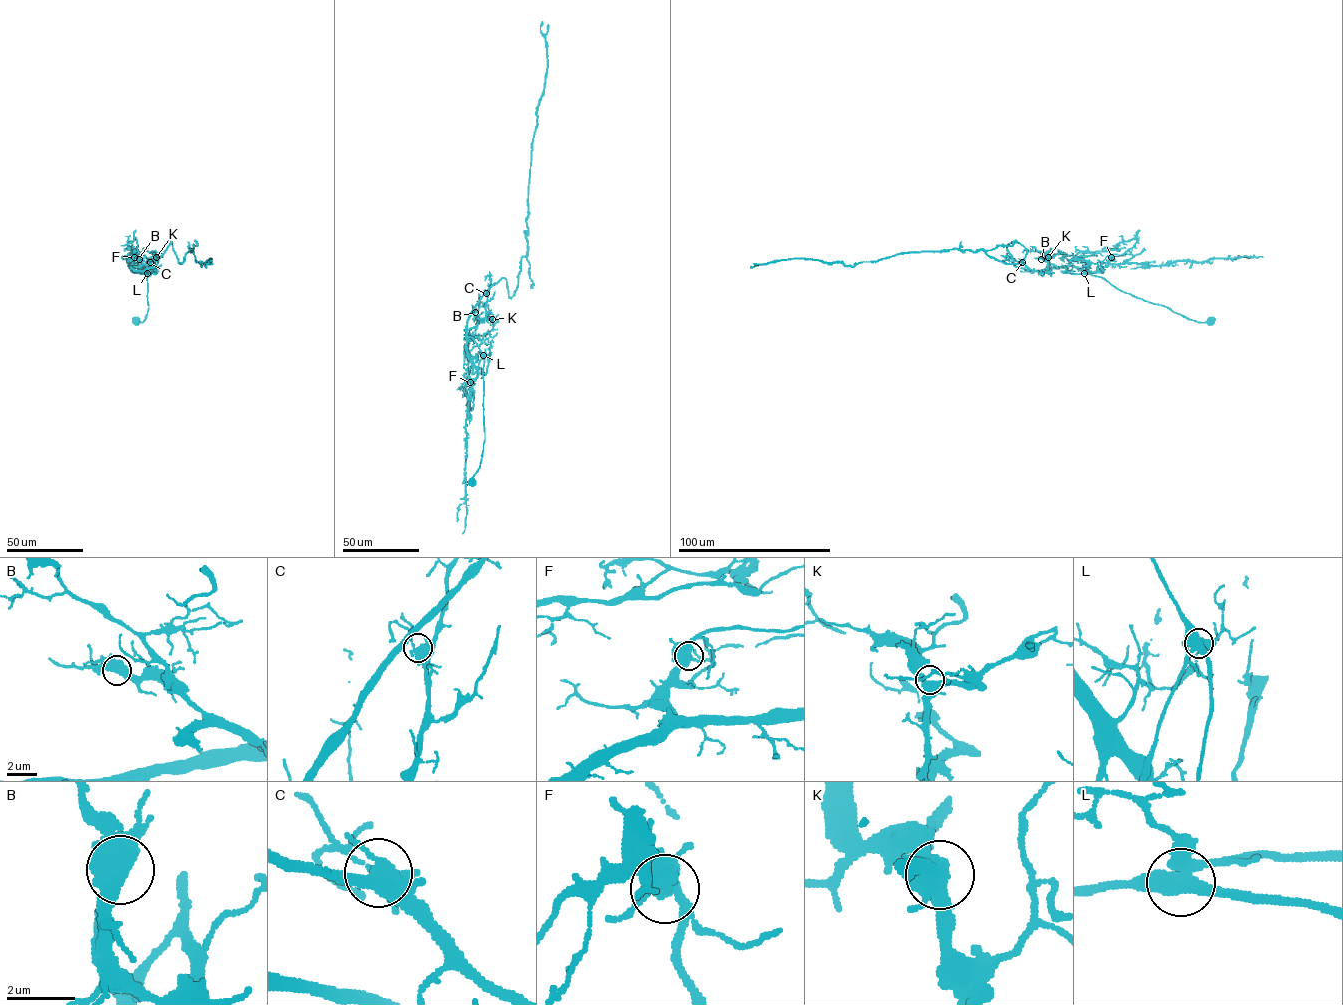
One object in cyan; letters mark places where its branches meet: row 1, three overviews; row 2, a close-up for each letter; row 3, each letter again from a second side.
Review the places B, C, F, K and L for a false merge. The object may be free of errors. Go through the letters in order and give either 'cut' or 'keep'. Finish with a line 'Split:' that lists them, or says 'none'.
B: keep
C: keep
F: keep
K: keep
L: keep
Split: none

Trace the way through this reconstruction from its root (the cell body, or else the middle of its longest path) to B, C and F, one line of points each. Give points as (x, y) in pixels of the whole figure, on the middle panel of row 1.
B: (472, 482), (480, 466), (485, 438), (484, 357), (476, 342), (467, 336), (467, 331), (478, 323), (475, 312)
C: (472, 482), (480, 466), (485, 438), (484, 357), (467, 332), (486, 318), (486, 293)
F: (472, 482), (480, 466), (485, 438), (482, 356), (477, 376), (470, 382)

